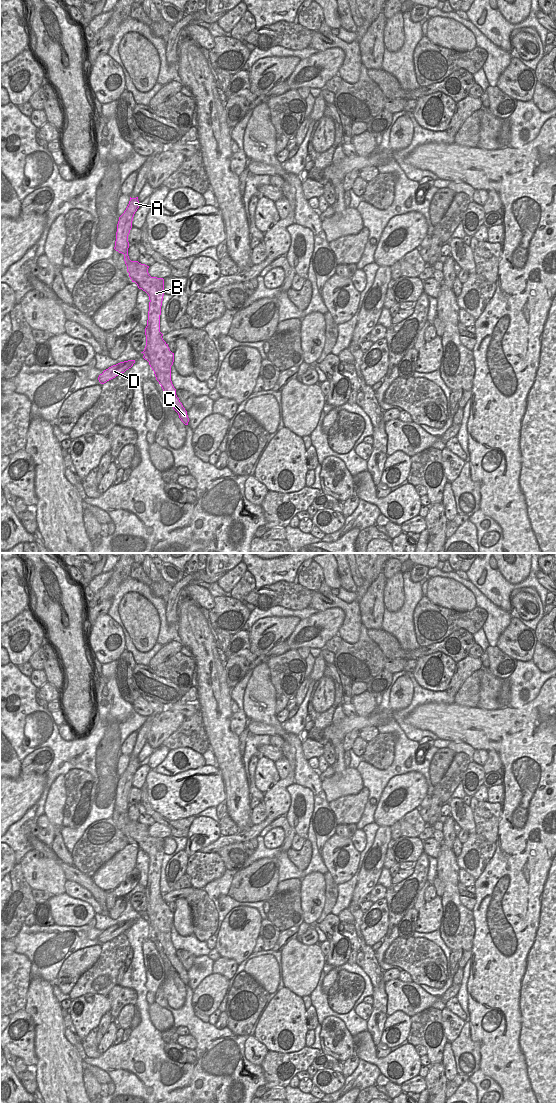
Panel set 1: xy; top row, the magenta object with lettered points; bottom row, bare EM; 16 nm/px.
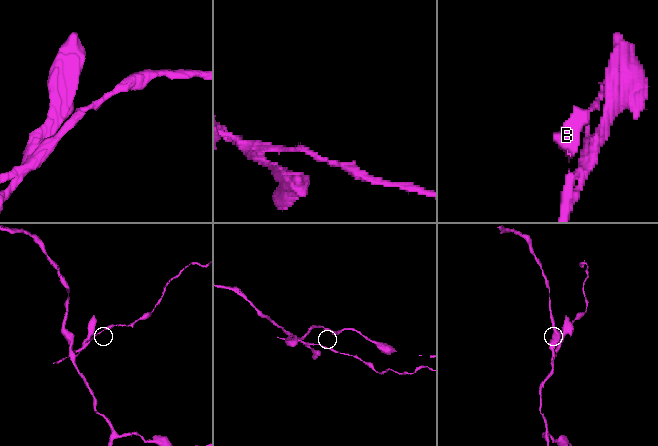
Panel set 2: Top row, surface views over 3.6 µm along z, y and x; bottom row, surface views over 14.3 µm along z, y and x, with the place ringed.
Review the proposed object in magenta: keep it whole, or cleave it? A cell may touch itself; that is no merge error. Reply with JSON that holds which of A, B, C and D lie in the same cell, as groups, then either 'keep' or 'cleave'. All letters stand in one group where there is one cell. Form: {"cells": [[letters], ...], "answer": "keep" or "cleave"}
{"cells": [["A", "B", "C"], ["D"]], "answer": "cleave"}

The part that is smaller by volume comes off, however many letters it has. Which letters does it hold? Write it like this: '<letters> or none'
D

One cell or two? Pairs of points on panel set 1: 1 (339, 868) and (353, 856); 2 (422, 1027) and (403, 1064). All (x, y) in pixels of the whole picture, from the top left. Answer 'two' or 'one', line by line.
1: one
2: two

